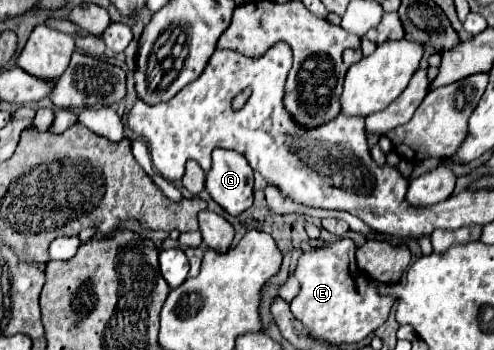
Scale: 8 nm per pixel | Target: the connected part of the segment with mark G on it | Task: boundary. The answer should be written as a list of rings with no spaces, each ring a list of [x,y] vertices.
[[[216,149],[212,169],[206,173],[206,191],[230,215],[240,215],[252,205],[254,171],[238,151]]]

